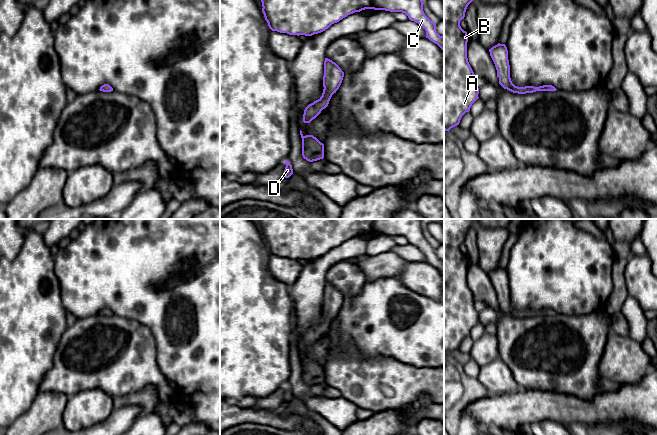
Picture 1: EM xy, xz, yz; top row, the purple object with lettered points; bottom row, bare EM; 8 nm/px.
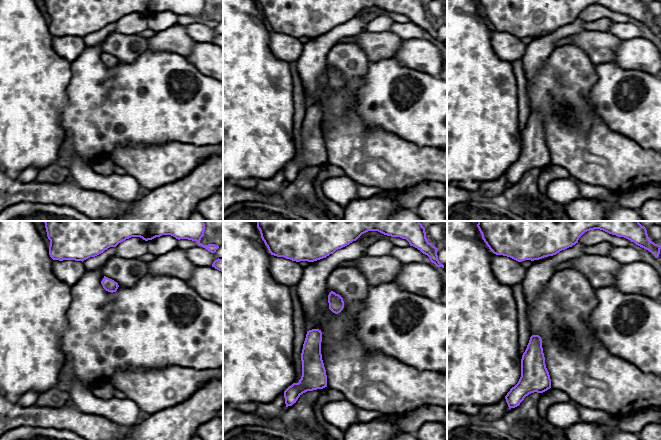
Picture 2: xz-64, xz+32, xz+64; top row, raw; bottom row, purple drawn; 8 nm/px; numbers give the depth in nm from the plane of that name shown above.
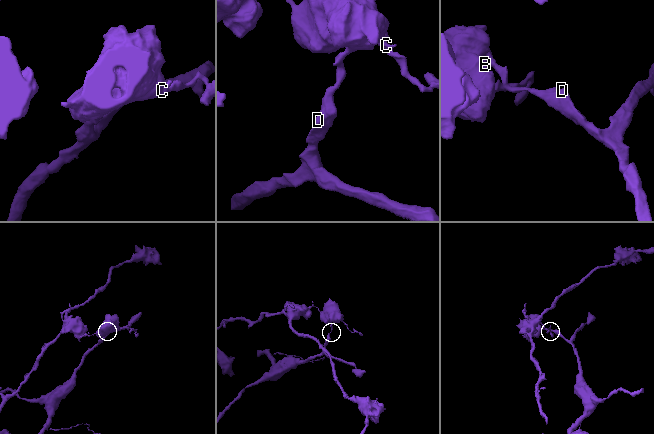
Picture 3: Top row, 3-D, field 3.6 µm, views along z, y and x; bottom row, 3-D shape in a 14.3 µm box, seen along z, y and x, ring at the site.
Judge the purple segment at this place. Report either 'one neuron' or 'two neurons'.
two neurons

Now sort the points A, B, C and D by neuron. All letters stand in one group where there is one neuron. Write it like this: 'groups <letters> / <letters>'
groups A B C / D

